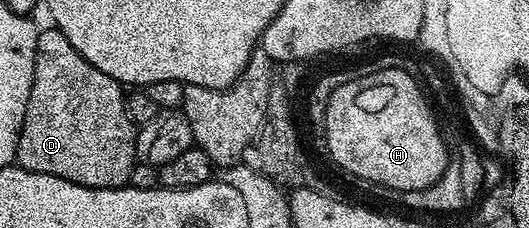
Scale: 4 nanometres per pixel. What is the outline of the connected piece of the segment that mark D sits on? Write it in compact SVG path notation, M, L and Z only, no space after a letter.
M48 25L48 28L41 30L36 36L36 56L34 57L34 81L30 85L30 101L26 105L26 113L24 114L24 124L20 130L18 137L18 149L16 150L16 163L21 167L25 167L28 171L34 173L46 173L54 177L62 177L71 183L77 183L83 187L114 187L123 188L128 182L131 175L131 169L138 162L136 157L136 132L134 121L126 113L125 88L114 77L106 77L106 73L102 73L102 69L94 69L94 65L90 65L90 61L86 61L86 57L82 57L82 53L78 53L78 49L74 49L74 45L70 45L70 41L66 41L66 37L61 31L57 31L55 26Z

